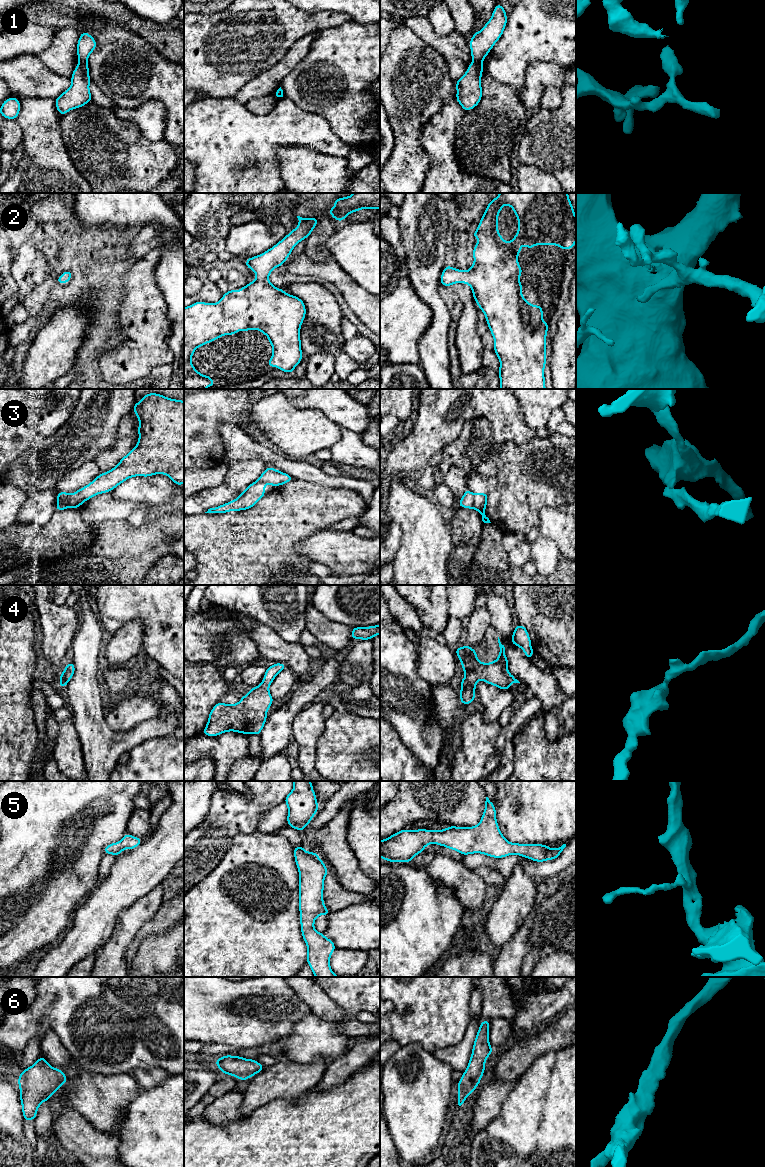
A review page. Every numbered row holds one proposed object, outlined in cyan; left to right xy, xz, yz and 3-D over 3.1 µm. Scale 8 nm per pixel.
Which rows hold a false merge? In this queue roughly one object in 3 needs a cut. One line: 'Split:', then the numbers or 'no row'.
Split: 1, 3

